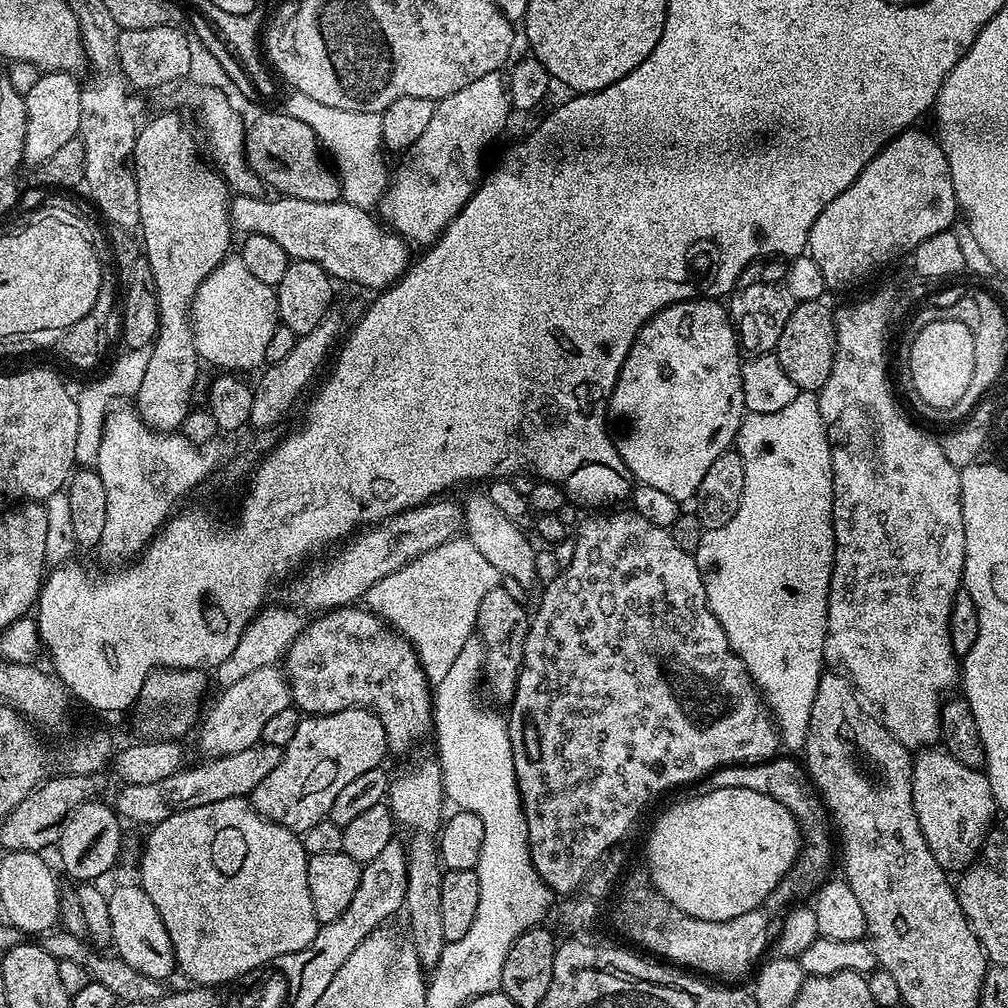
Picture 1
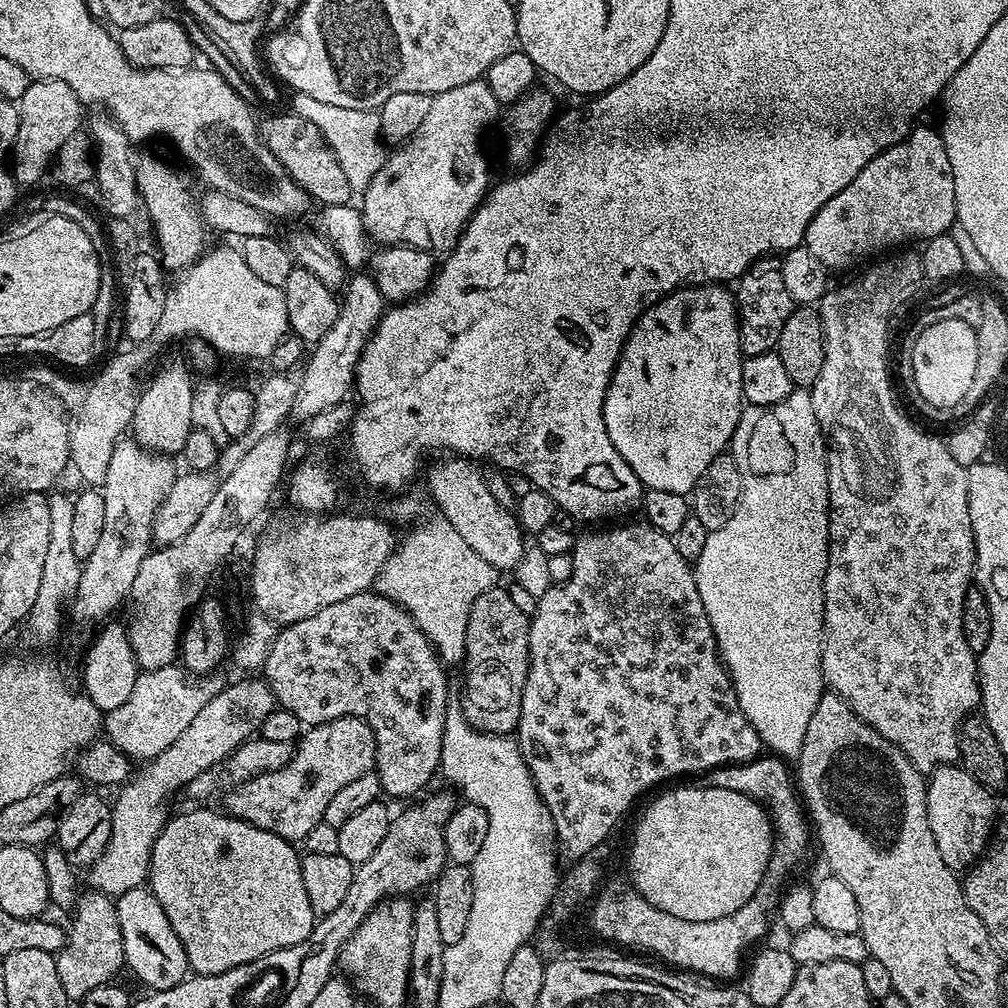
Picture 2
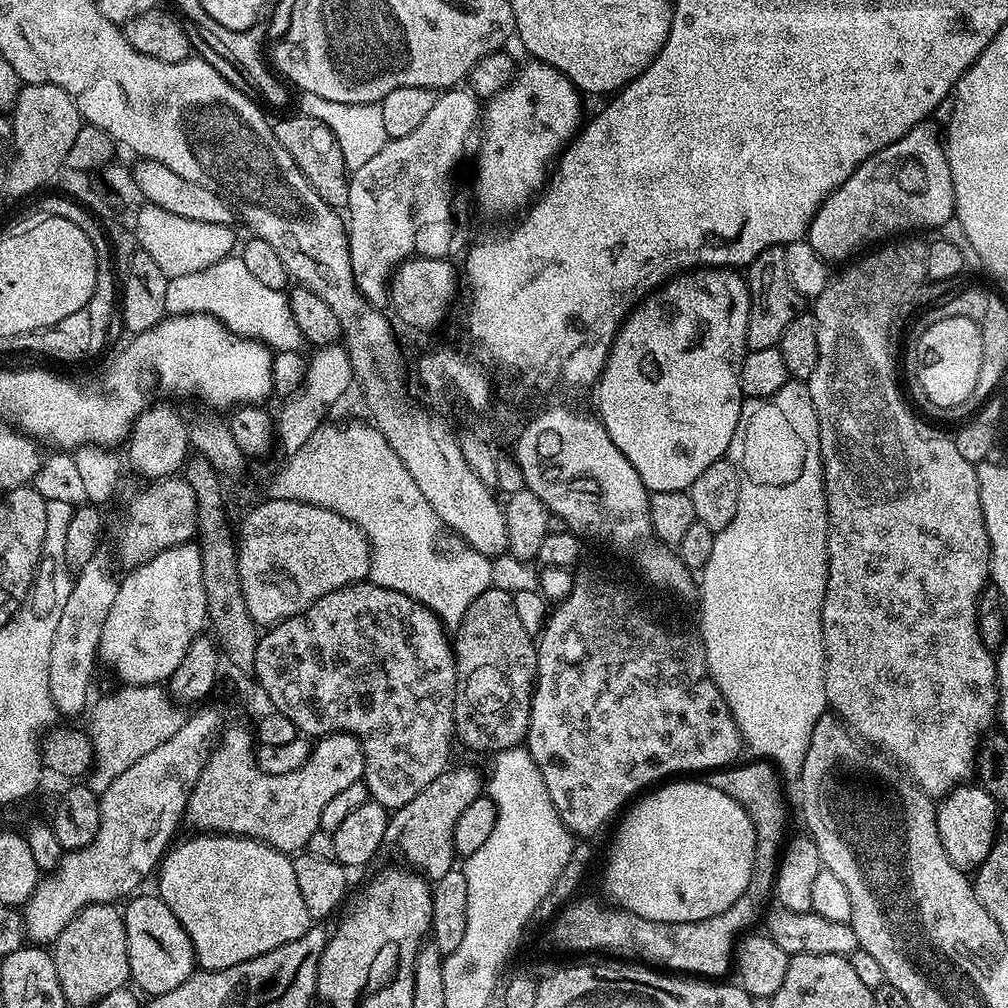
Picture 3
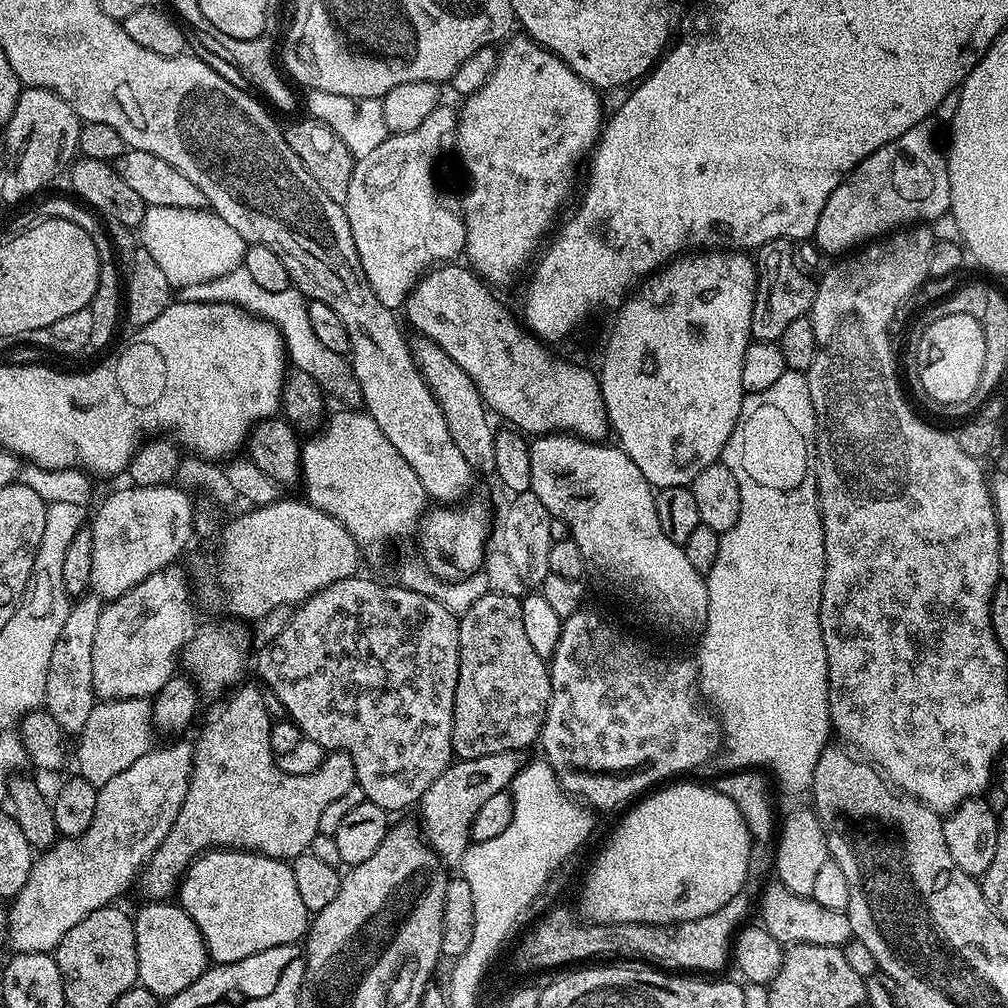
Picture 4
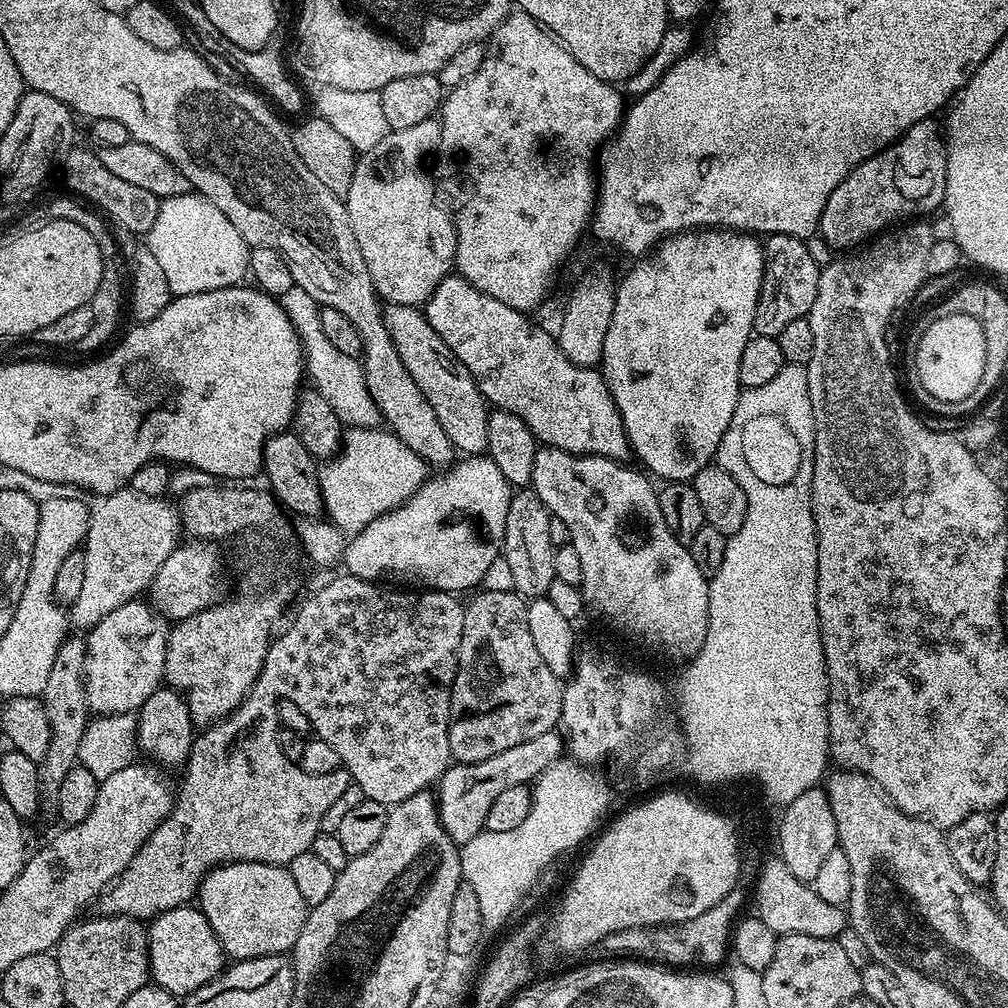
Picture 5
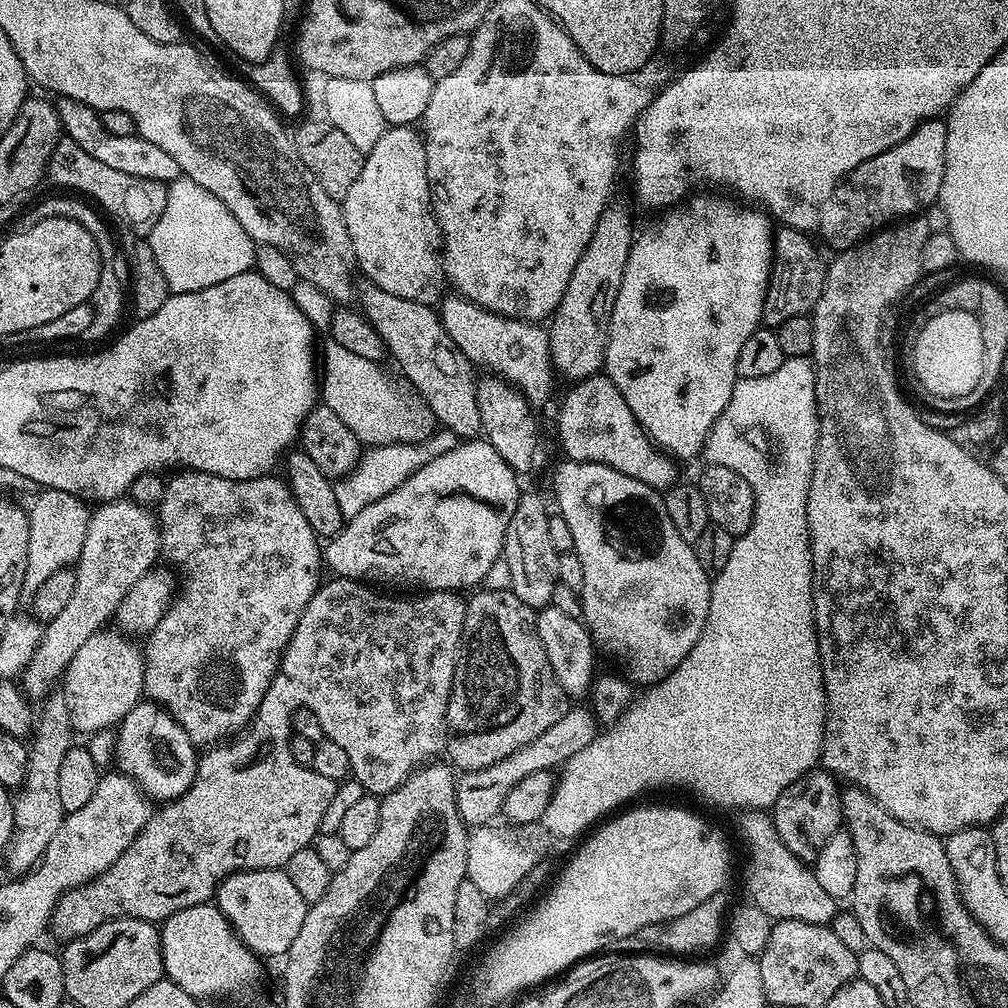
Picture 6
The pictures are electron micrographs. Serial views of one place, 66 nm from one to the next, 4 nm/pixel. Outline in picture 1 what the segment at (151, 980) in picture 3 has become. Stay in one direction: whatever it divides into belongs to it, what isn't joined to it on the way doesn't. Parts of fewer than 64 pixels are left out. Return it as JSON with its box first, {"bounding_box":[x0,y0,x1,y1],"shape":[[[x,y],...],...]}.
{"bounding_box":[107,882,177,981],"shape":[[[132,882],[118,885],[107,897],[112,931],[110,944],[116,947],[115,955],[148,978],[167,981],[167,976],[177,971],[174,946],[170,934],[166,934],[166,926],[162,926],[162,918],[158,918],[158,910],[154,910],[154,902],[150,902],[150,894],[146,894],[139,883]]]}

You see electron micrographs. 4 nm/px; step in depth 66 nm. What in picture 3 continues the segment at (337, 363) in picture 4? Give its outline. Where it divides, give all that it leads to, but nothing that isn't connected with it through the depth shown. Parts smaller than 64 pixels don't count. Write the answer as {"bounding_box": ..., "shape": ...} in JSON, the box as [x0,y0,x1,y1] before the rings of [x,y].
{"bounding_box":[166,254,302,352],"shape":[[[233,254],[214,262],[214,266],[206,266],[206,270],[198,270],[194,274],[171,277],[166,288],[166,308],[169,315],[186,313],[217,316],[236,336],[247,336],[249,340],[259,340],[276,352],[295,352],[301,347],[302,337],[298,330],[298,322],[294,322],[294,314],[290,312],[288,292],[269,290],[263,282],[258,282],[250,270],[246,270],[246,262],[238,254]]]}

